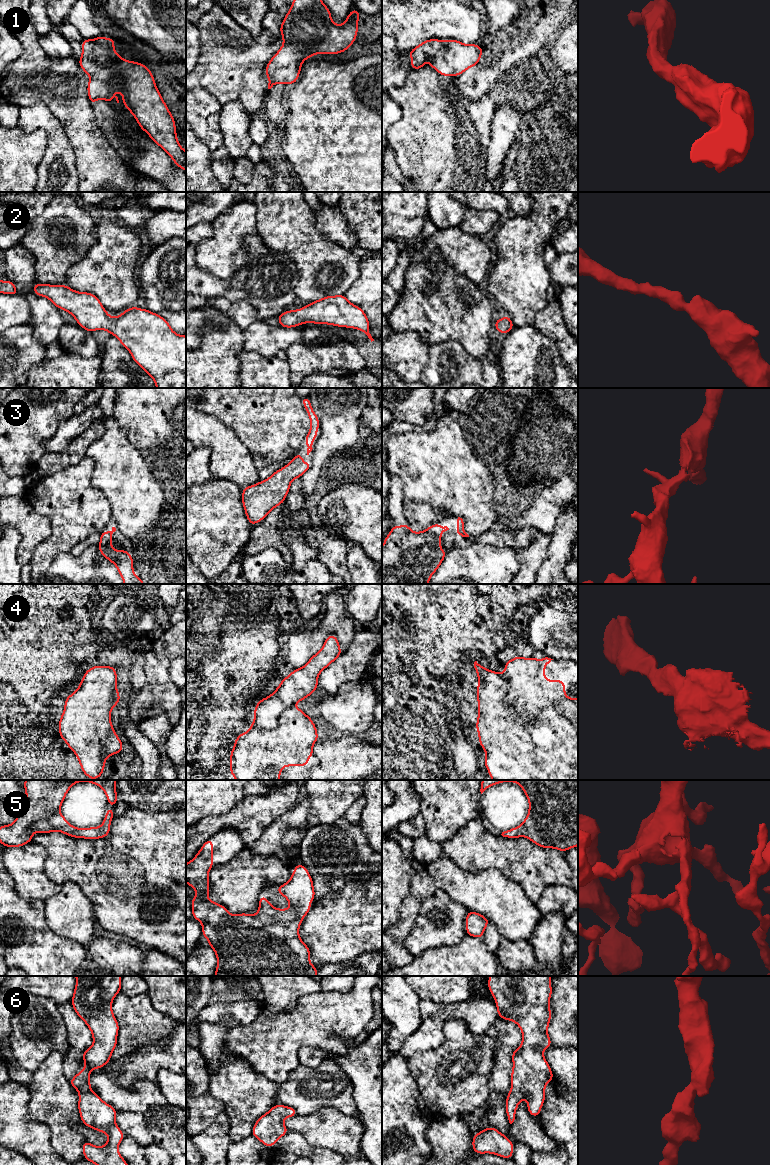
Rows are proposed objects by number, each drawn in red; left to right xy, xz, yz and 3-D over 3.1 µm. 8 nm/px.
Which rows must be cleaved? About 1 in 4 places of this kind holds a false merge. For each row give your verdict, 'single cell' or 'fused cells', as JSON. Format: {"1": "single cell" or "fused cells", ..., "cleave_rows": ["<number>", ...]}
{"1": "single cell", "2": "single cell", "3": "single cell", "4": "single cell", "5": "single cell", "6": "single cell", "cleave_rows": []}

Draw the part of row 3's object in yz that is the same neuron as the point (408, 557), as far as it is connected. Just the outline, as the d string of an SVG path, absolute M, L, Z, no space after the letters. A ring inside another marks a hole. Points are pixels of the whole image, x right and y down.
M439 523L420 532L412 532L408 524L393 525L382 546L382 584L428 584L447 555L441 549L441 534L447 530Z

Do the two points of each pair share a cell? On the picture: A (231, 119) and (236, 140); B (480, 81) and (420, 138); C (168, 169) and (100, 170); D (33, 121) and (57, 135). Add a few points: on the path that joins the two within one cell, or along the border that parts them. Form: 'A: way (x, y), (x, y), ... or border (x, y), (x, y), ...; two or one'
A: way (234, 124), (236, 135); one
B: border (456, 77), (462, 95), (472, 100), (486, 95); two
C: border (142, 174), (159, 181); two
D: way (39, 121), (43, 121), (51, 129); one

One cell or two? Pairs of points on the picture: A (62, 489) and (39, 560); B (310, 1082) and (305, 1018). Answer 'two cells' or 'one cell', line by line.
A: one cell
B: two cells

